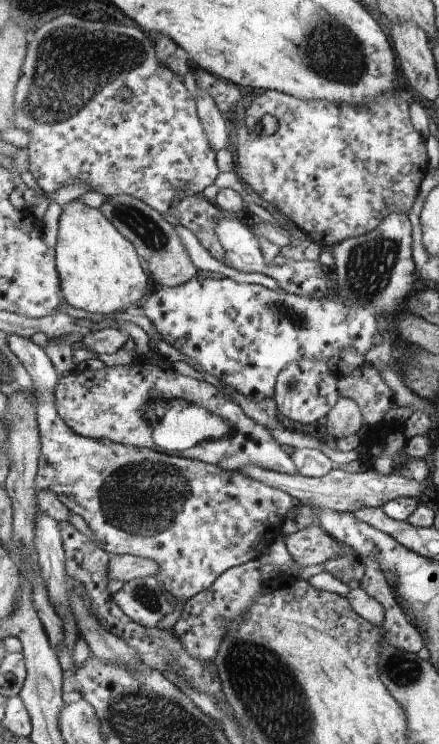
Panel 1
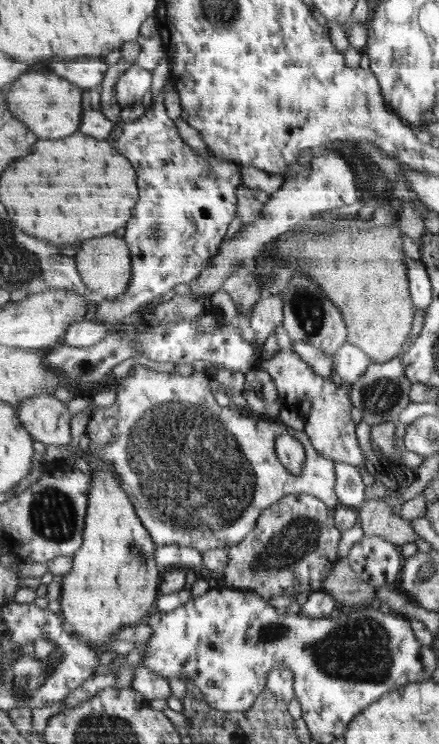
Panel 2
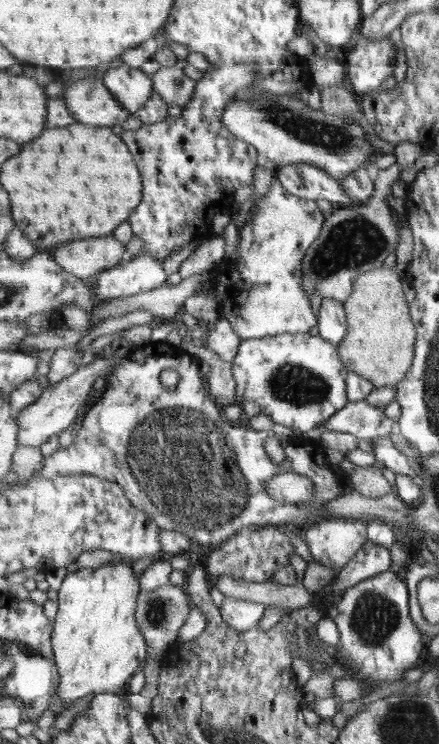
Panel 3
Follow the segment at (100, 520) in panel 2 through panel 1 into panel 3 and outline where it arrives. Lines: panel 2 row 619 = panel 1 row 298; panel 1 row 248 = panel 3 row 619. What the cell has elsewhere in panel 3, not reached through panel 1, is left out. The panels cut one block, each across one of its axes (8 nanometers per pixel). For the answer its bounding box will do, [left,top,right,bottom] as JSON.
[52,562,149,708]

